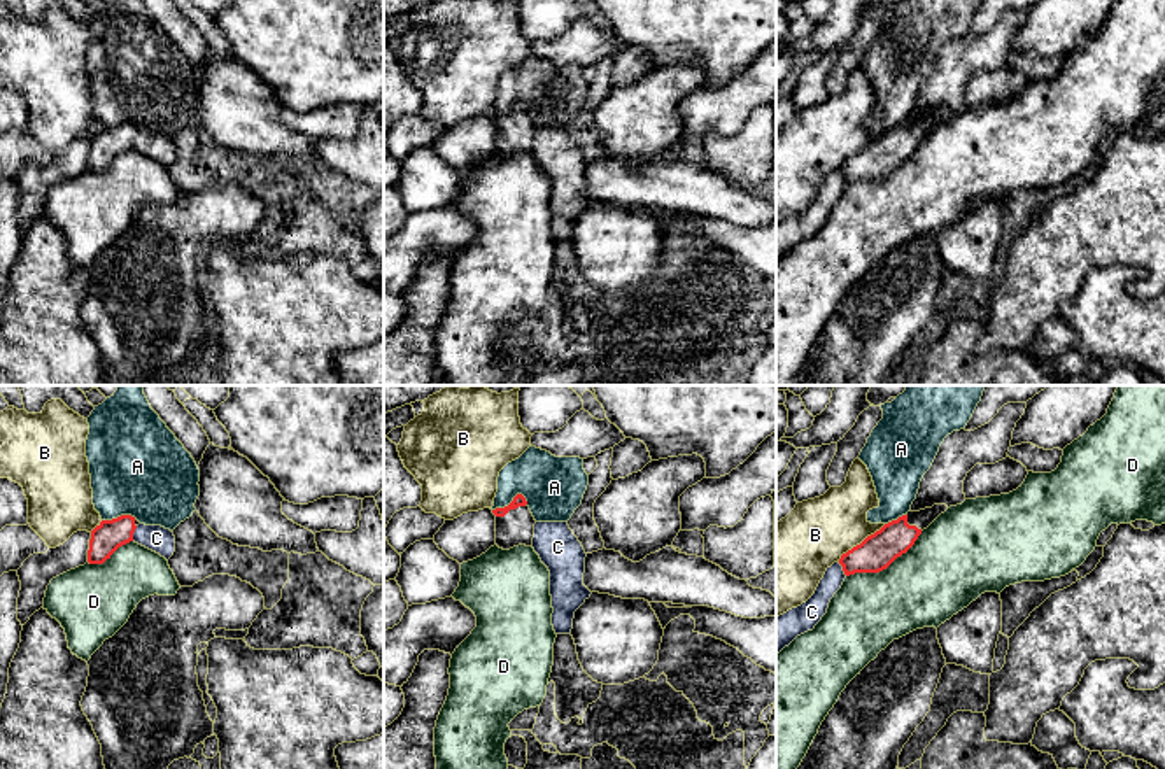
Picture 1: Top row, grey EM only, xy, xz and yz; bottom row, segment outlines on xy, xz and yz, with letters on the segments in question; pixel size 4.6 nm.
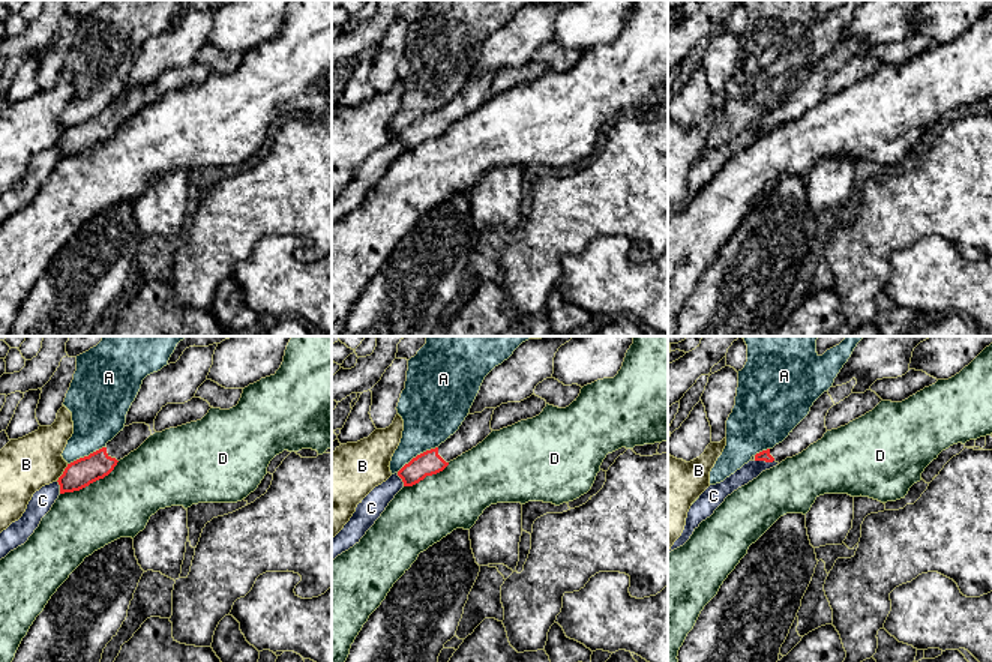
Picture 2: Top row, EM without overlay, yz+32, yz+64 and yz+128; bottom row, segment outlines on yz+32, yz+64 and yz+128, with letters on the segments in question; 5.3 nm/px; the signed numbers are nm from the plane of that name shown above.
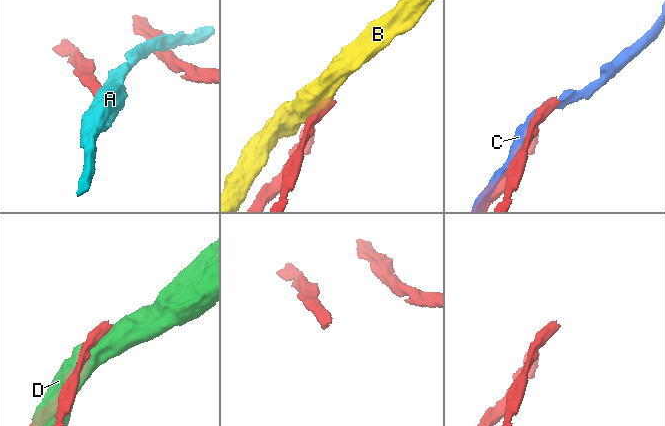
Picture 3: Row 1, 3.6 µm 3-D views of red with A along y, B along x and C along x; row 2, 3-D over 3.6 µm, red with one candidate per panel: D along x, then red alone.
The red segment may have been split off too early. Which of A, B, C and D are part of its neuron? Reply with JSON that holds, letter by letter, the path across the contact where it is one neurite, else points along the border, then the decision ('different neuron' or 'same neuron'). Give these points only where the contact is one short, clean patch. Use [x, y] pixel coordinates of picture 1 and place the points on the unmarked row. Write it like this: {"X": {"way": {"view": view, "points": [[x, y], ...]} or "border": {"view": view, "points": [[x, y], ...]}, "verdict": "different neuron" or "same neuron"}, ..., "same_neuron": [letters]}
{"A": {"verdict": "different neuron"}, "B": {"verdict": "different neuron"}, "C": {"verdict": "different neuron"}, "D": {"verdict": "different neuron"}, "same_neuron": []}

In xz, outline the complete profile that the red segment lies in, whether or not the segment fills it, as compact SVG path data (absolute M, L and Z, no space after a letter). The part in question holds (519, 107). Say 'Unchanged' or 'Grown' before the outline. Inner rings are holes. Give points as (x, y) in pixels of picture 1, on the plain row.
Grown. M517 102L508 114L492 117L492 121L496 123L496 152L499 156L533 154L536 128L522 102Z

